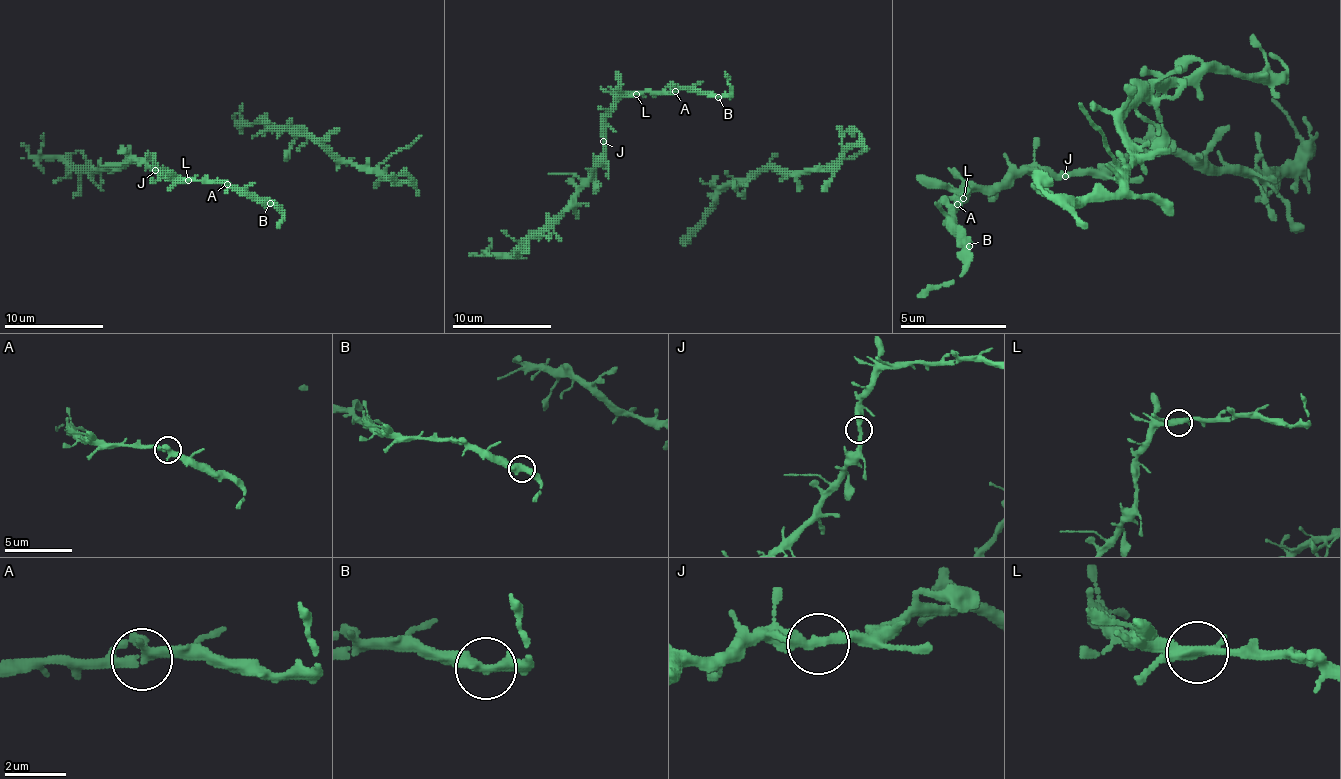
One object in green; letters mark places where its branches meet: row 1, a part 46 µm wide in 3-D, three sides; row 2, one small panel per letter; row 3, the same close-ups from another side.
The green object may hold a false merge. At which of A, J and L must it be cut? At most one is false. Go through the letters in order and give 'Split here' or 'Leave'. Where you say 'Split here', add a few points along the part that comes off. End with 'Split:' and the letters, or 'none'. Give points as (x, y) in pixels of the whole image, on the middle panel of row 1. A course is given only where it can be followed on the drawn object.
A: Leave
J: Leave
L: Leave
Split: none

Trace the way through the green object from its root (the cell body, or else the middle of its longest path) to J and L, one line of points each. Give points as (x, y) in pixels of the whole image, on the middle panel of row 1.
J: (683, 89), (628, 92), (606, 119), (603, 141)
L: (683, 89), (636, 94)

